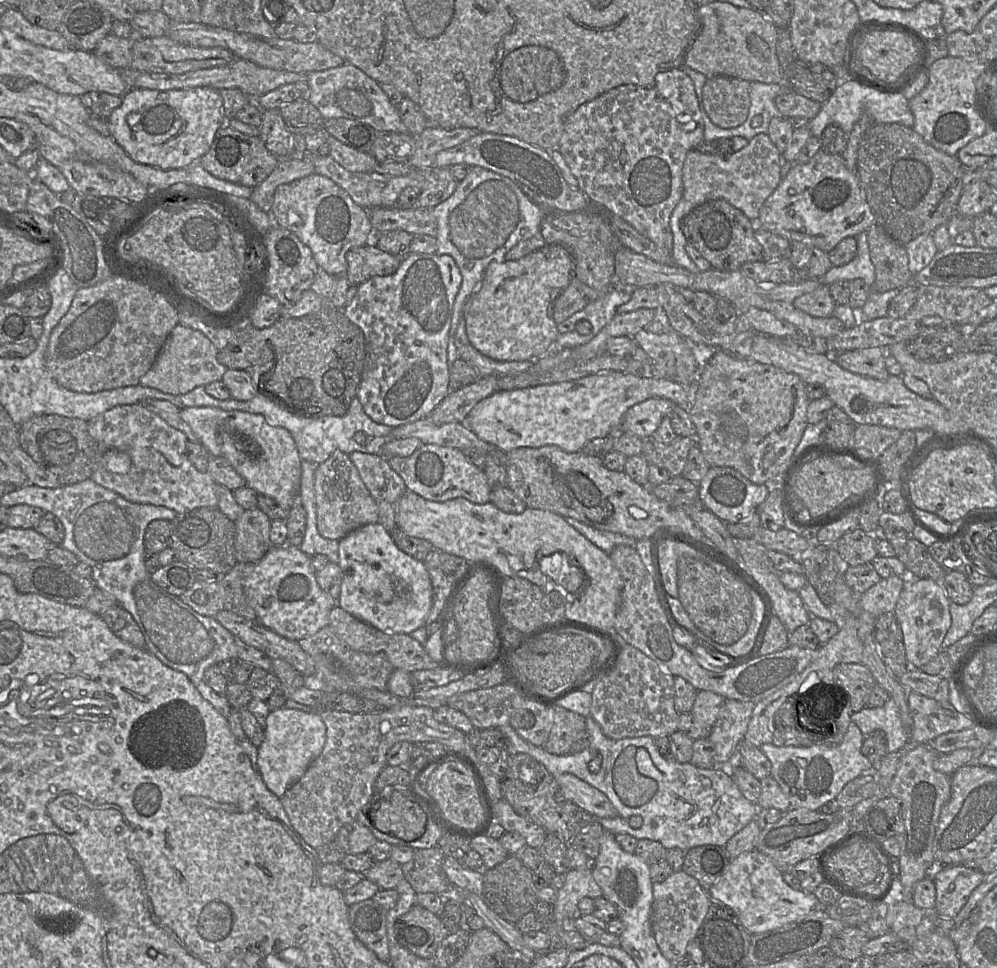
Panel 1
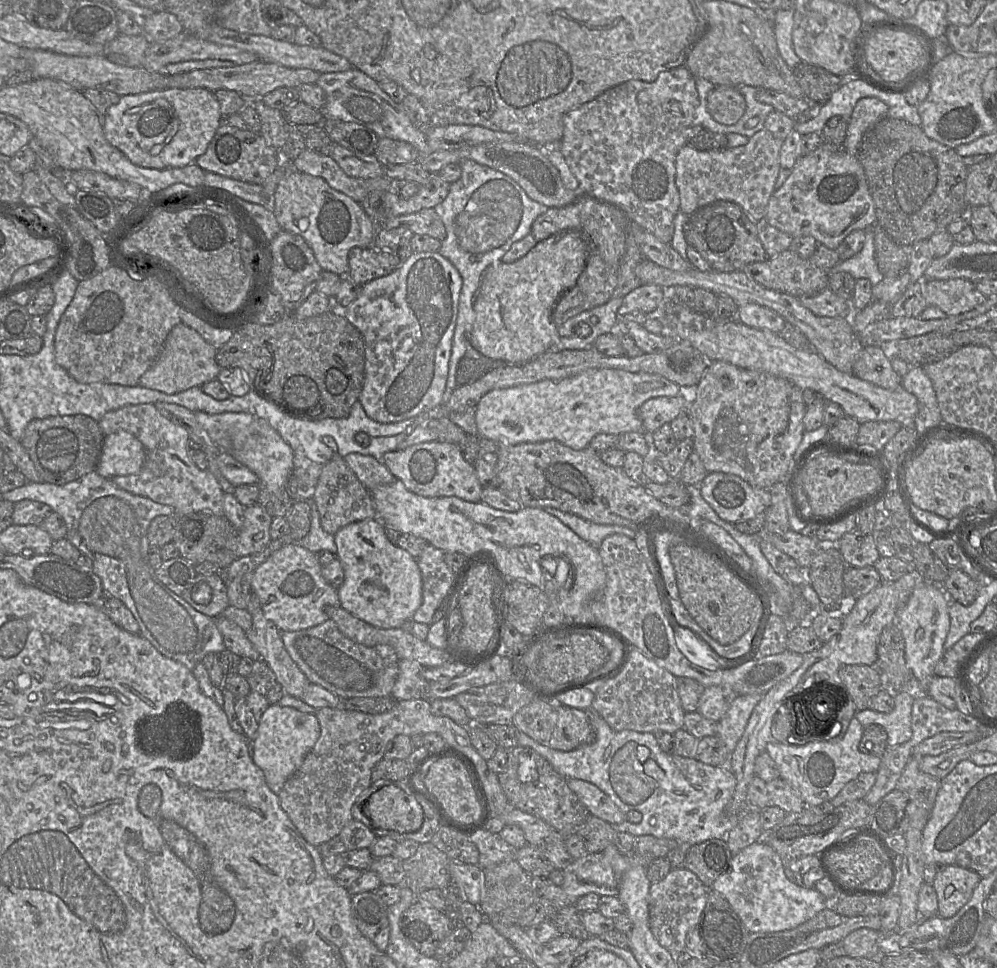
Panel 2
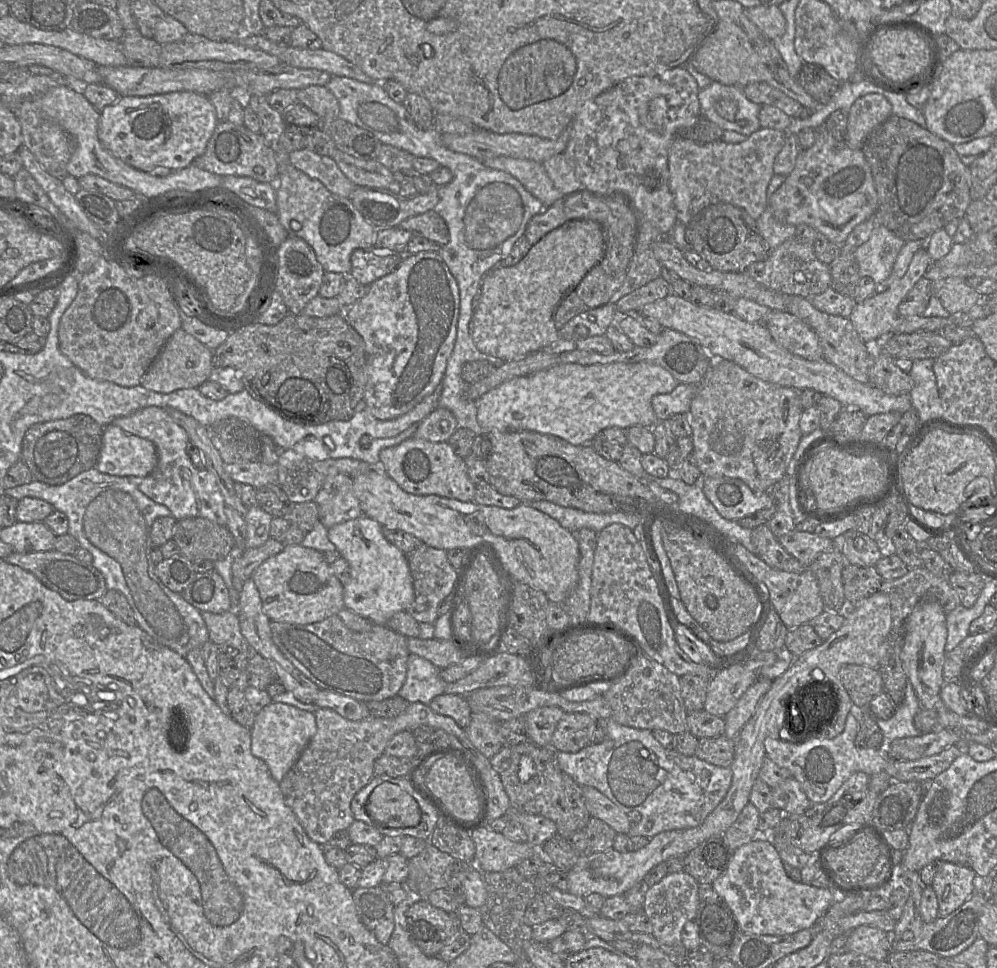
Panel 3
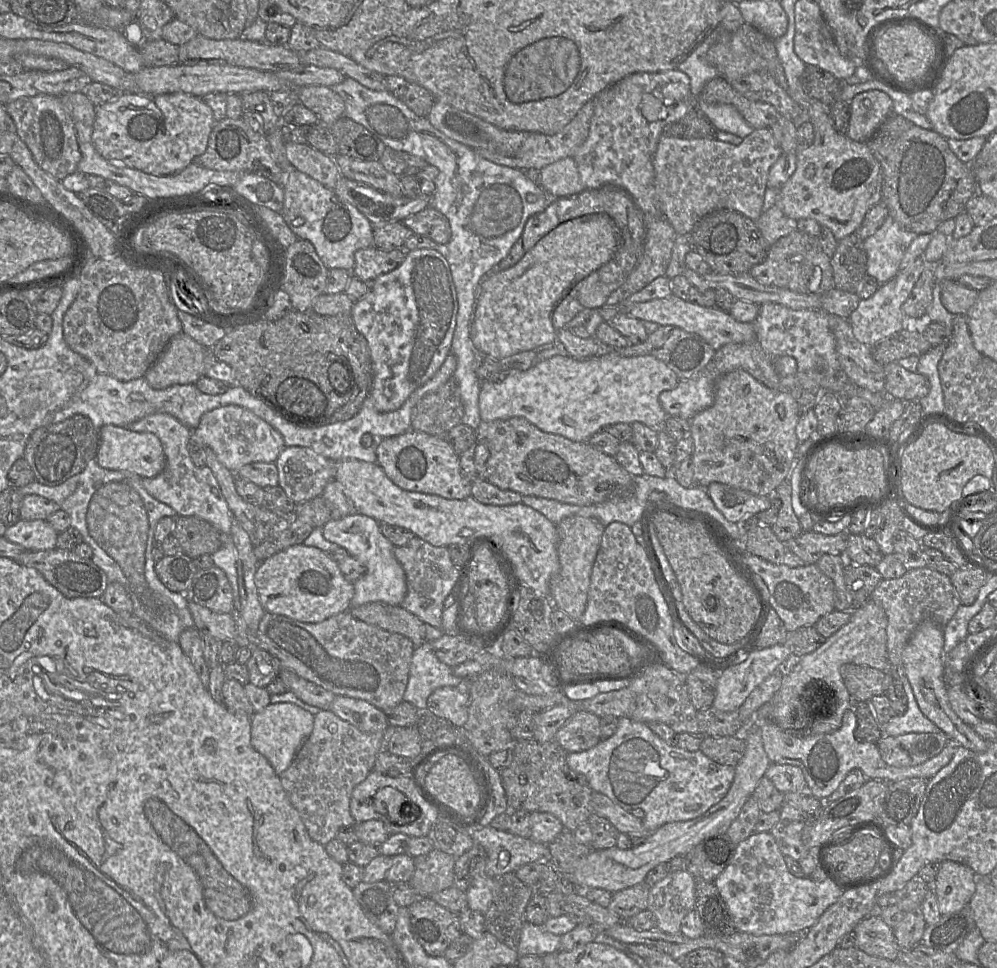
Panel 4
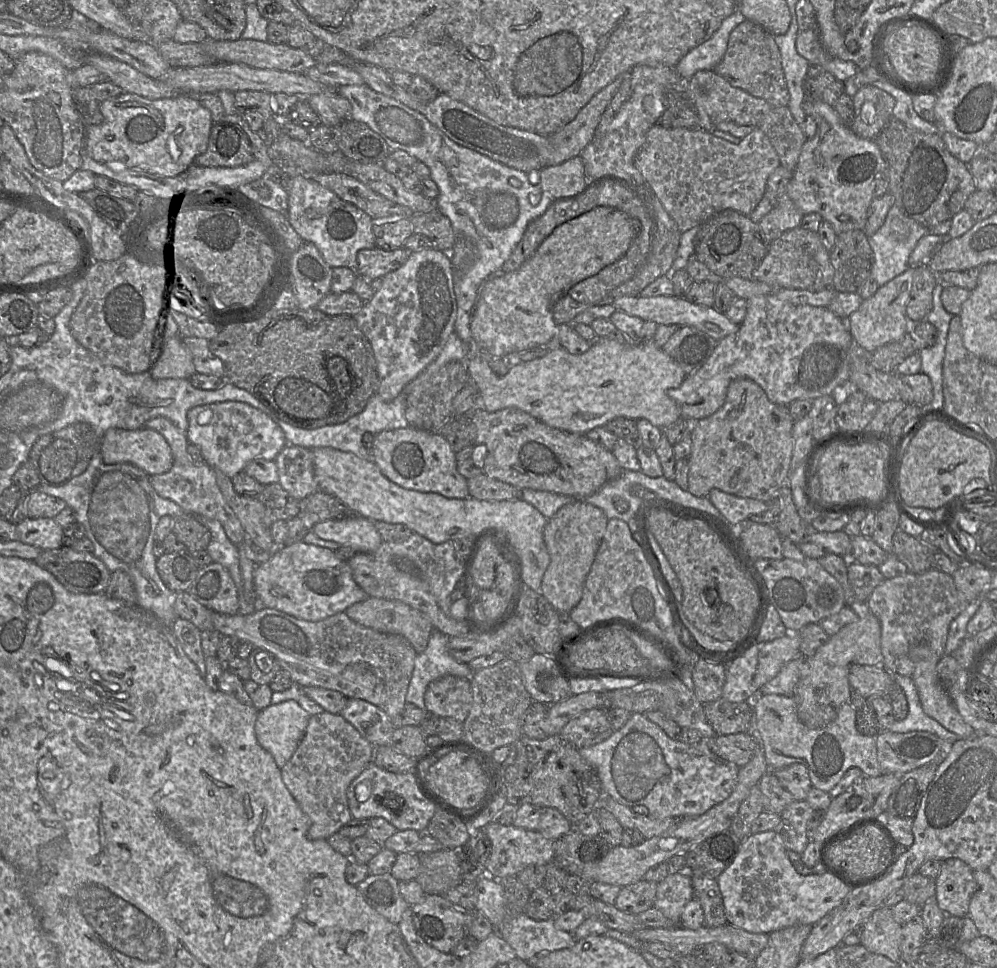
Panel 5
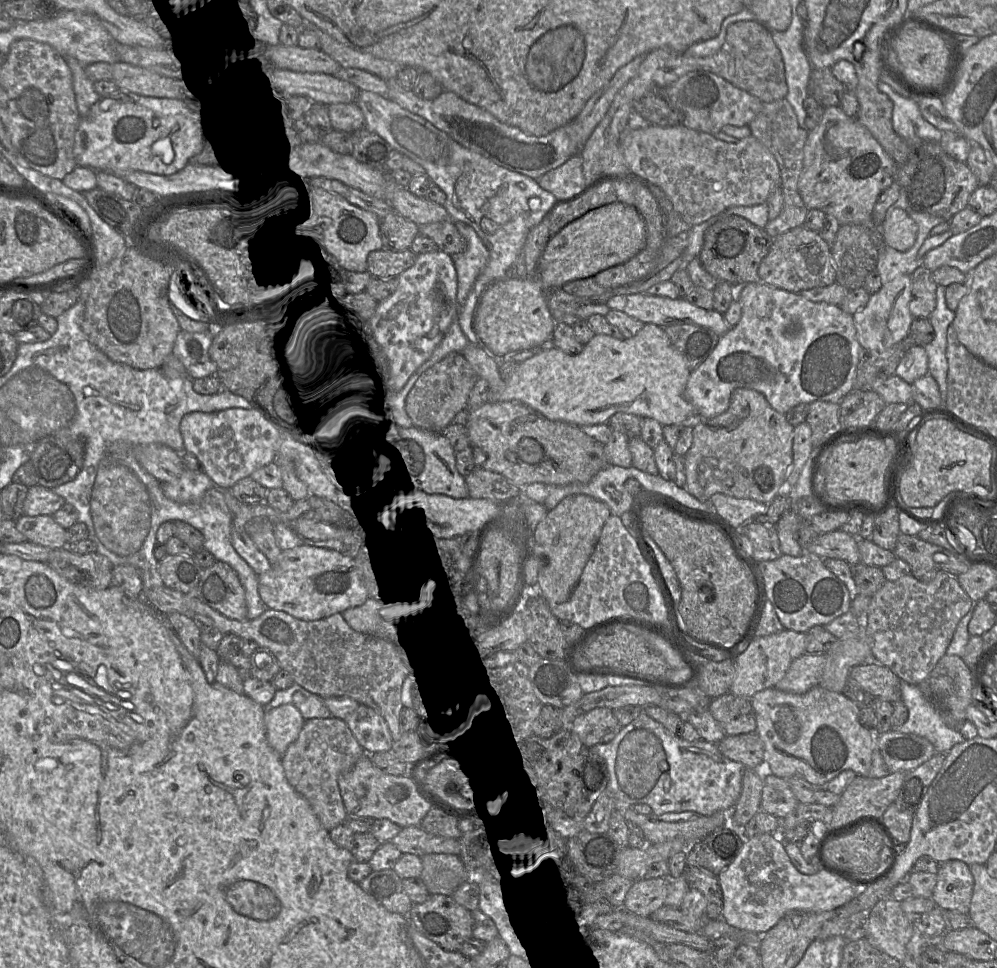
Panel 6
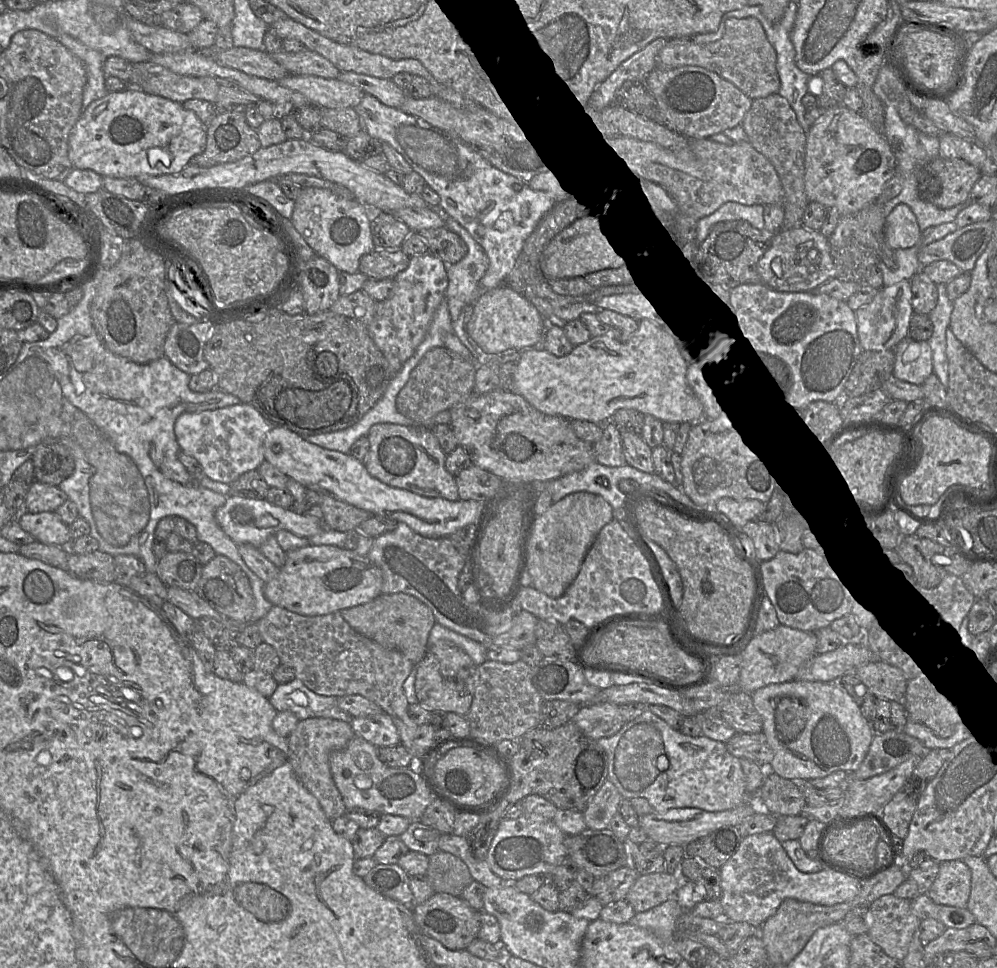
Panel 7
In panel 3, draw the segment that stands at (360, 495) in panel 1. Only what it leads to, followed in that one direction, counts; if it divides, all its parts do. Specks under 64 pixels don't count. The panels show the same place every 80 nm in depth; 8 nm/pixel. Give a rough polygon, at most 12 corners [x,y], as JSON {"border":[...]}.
{"border":[[328,475],[314,501],[327,529],[363,515],[353,478]]}

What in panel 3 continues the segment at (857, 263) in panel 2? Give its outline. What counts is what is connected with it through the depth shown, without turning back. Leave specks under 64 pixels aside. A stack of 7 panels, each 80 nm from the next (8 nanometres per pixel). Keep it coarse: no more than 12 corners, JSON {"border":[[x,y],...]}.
{"border":[[885,226],[854,251],[860,276],[884,282],[905,243]]}

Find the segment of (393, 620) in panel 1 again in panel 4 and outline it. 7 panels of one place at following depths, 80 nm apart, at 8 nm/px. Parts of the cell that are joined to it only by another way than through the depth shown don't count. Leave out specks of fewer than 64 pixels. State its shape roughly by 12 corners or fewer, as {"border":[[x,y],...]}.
{"border":[[328,521],[327,541],[365,567],[351,607],[401,605],[405,572],[378,521]]}

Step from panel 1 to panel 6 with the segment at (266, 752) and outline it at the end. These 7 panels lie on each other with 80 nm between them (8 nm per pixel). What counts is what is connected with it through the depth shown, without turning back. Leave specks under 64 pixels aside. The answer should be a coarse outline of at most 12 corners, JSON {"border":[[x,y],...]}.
{"border":[[294,704],[267,708],[269,745],[282,756],[305,719]]}

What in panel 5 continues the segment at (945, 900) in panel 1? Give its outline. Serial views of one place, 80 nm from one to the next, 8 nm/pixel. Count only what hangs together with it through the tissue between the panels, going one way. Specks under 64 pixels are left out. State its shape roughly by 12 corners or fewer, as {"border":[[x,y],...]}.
{"border":[[941,862],[934,900],[950,916],[968,916],[974,870]]}

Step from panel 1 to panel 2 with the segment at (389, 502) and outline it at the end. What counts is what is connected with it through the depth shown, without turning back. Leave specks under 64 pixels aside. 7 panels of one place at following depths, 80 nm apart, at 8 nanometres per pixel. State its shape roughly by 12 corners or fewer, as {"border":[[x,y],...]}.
{"border":[[350,453],[343,458],[369,491],[397,479],[383,462]]}

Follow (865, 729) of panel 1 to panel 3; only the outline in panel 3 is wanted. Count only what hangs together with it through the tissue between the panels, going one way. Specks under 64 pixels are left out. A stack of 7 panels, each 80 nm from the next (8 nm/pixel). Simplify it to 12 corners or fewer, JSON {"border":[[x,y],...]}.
{"border":[[909,681],[893,716],[876,717],[885,746],[922,733],[914,725],[921,705]]}

